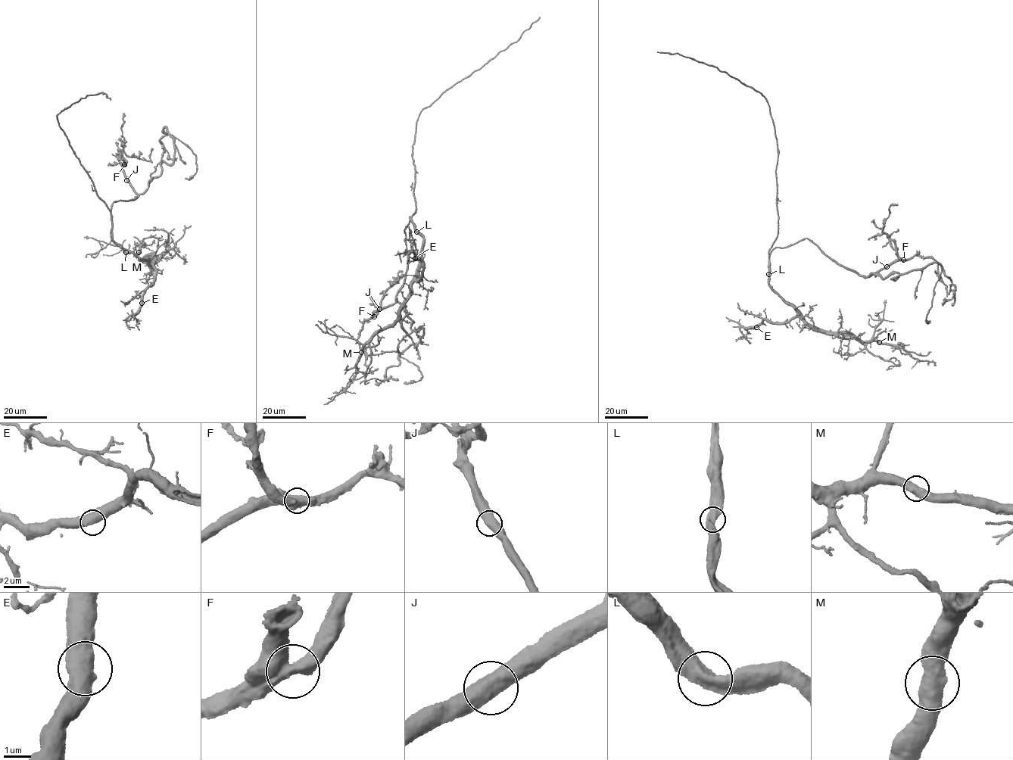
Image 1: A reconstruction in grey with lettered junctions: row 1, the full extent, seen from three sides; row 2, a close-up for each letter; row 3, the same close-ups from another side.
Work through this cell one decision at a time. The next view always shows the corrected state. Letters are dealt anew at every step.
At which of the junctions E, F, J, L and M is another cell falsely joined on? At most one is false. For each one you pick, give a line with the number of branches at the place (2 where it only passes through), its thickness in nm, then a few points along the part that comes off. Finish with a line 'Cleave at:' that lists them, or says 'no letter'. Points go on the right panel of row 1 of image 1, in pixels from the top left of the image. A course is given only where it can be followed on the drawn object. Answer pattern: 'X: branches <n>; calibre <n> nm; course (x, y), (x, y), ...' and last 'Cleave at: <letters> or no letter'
Cleave at: no letter

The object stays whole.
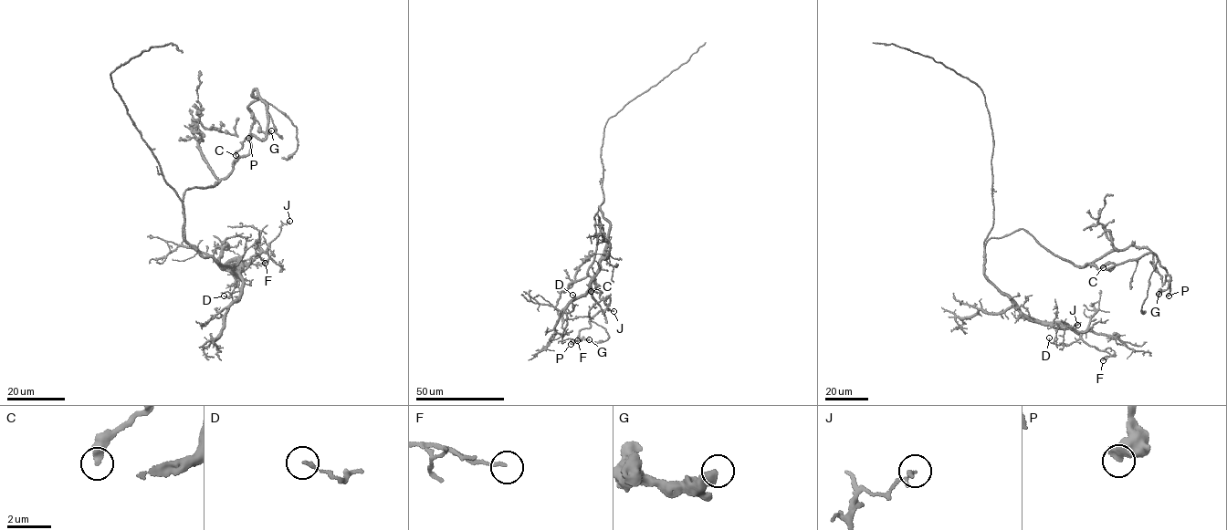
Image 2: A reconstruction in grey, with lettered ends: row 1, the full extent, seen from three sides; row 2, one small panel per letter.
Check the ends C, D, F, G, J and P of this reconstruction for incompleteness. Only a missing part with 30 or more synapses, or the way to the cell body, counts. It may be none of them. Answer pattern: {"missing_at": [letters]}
{"missing_at": []}

